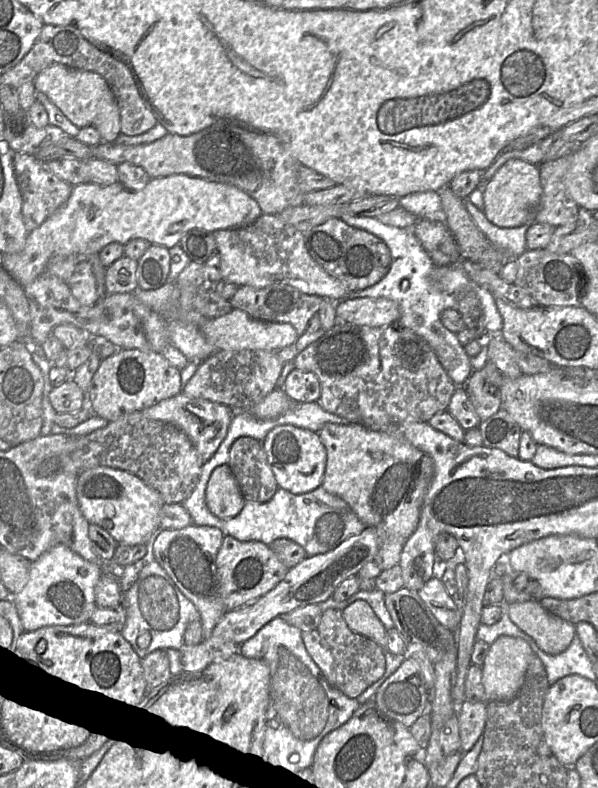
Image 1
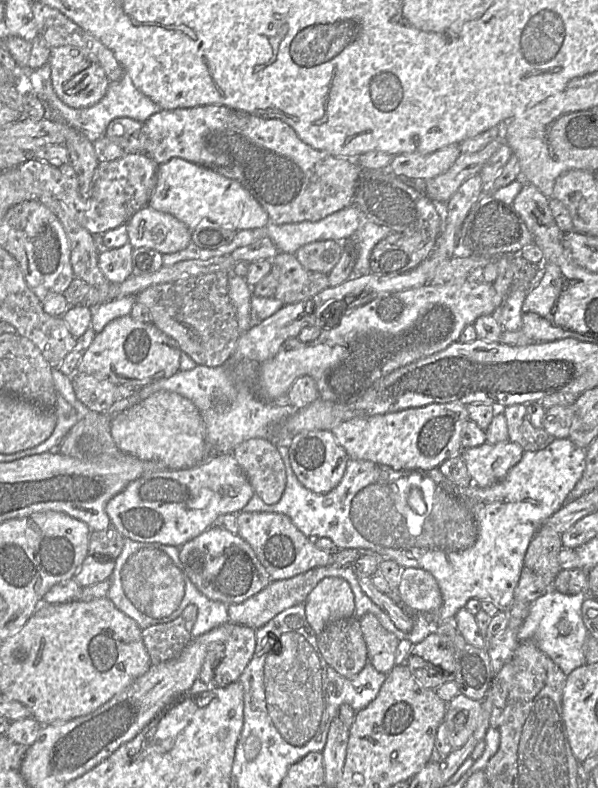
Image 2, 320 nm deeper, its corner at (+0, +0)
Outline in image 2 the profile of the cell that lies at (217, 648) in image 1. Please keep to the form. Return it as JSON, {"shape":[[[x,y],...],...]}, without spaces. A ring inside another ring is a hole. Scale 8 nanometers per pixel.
{"shape":[[[235,625],[224,643],[224,656],[215,668],[214,686],[225,687],[238,681],[255,651],[256,630],[245,625]]]}

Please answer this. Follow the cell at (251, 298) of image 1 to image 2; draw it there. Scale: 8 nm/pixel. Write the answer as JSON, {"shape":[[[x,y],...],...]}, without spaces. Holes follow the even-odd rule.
{"shape":[[[279,253],[272,265],[279,270],[279,283],[273,297],[284,305],[309,299],[329,286],[328,274],[304,269],[294,254]]]}

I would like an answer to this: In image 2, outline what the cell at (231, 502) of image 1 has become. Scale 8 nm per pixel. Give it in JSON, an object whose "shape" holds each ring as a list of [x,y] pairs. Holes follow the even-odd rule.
{"shape":[[[232,454],[212,455],[202,463],[186,469],[168,470],[165,469],[159,472],[153,472],[144,475],[132,482],[130,482],[120,493],[108,501],[105,511],[110,519],[111,526],[113,526],[124,538],[143,543],[159,543],[170,545],[174,547],[181,547],[186,542],[194,539],[202,534],[204,531],[213,526],[214,521],[224,514],[234,514],[236,517],[242,512],[242,509],[247,505],[249,500],[253,497],[253,488],[245,476],[243,470],[238,465]]]}

